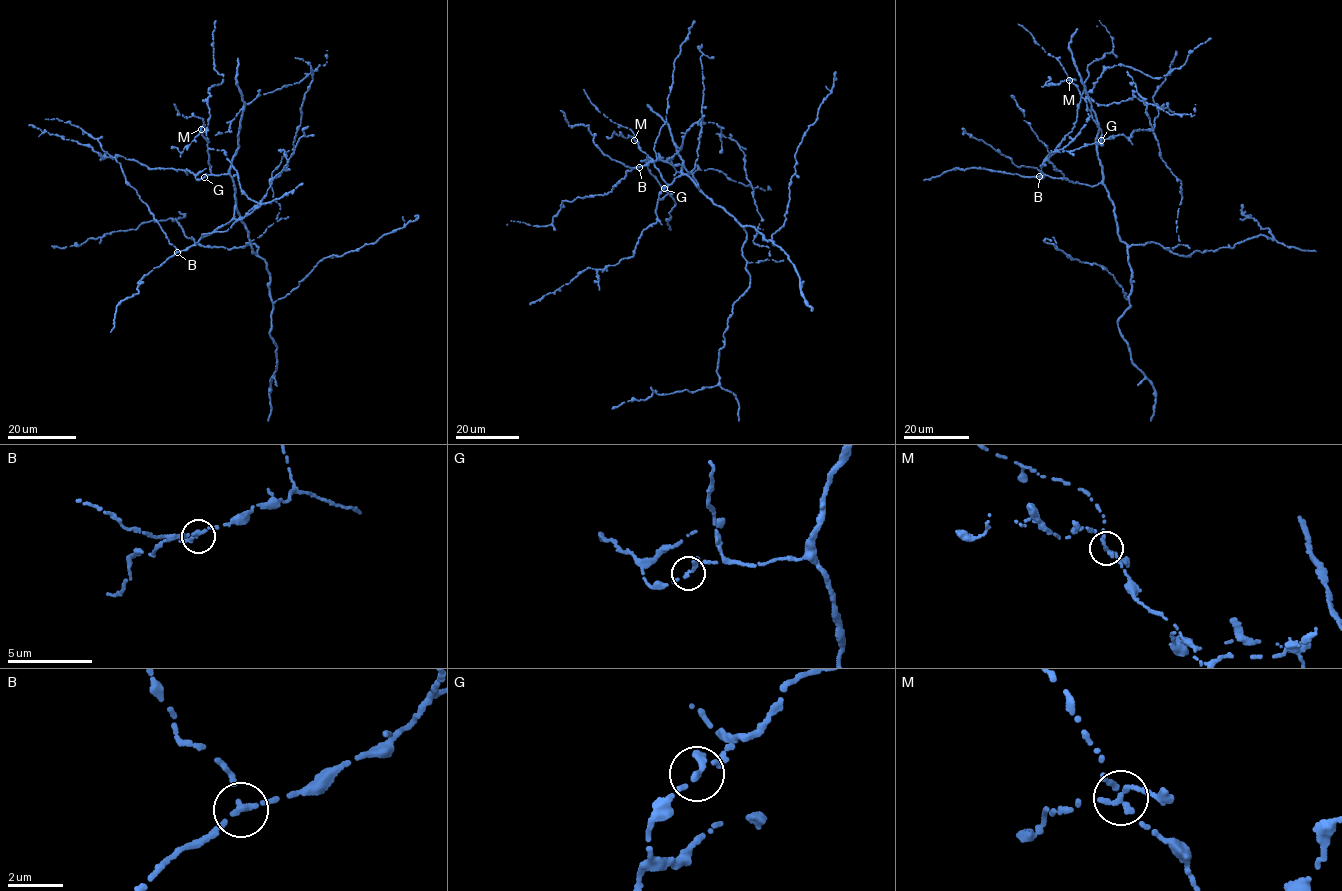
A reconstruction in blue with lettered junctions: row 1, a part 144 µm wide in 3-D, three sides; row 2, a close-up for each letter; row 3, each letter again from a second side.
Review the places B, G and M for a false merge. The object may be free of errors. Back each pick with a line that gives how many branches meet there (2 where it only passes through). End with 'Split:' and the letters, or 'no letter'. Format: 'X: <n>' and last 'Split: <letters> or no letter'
M: 3
Split: M

